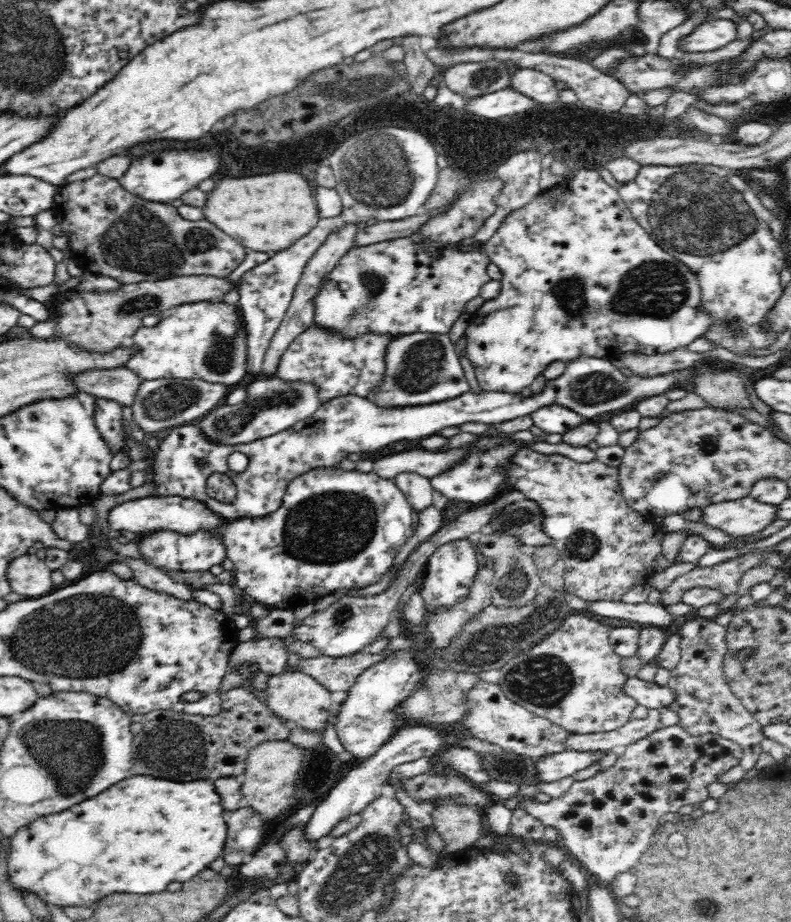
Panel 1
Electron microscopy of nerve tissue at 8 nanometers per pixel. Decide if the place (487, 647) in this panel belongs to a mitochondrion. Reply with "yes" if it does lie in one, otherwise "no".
yes

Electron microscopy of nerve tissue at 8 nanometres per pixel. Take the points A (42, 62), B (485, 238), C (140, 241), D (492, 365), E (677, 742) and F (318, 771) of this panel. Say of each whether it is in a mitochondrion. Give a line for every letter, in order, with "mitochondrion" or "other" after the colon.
A: mitochondrion
B: other
C: mitochondrion
D: other
E: other
F: other

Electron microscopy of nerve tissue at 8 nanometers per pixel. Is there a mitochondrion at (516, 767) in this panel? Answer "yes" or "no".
yes

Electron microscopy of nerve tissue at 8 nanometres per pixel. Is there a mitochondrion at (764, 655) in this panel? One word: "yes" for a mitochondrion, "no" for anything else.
yes

